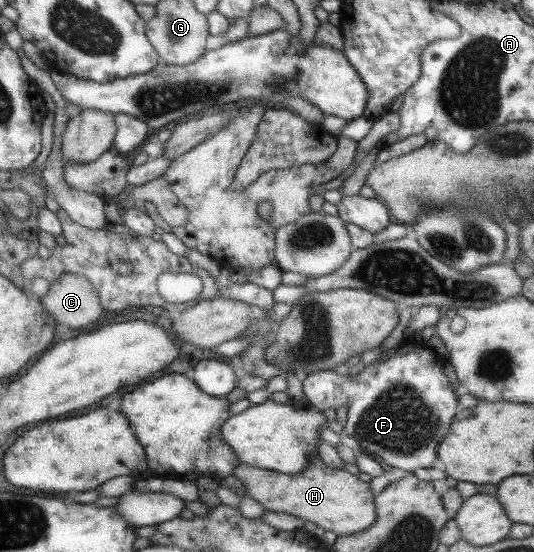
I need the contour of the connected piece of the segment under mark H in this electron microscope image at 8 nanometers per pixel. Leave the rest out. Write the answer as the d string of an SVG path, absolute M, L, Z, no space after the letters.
M317 454L310 456L308 466L298 474L282 474L239 462L232 470L232 475L245 486L246 493L262 505L264 510L292 514L340 536L362 532L376 518L374 497L369 483L359 480L345 469L326 466Z

